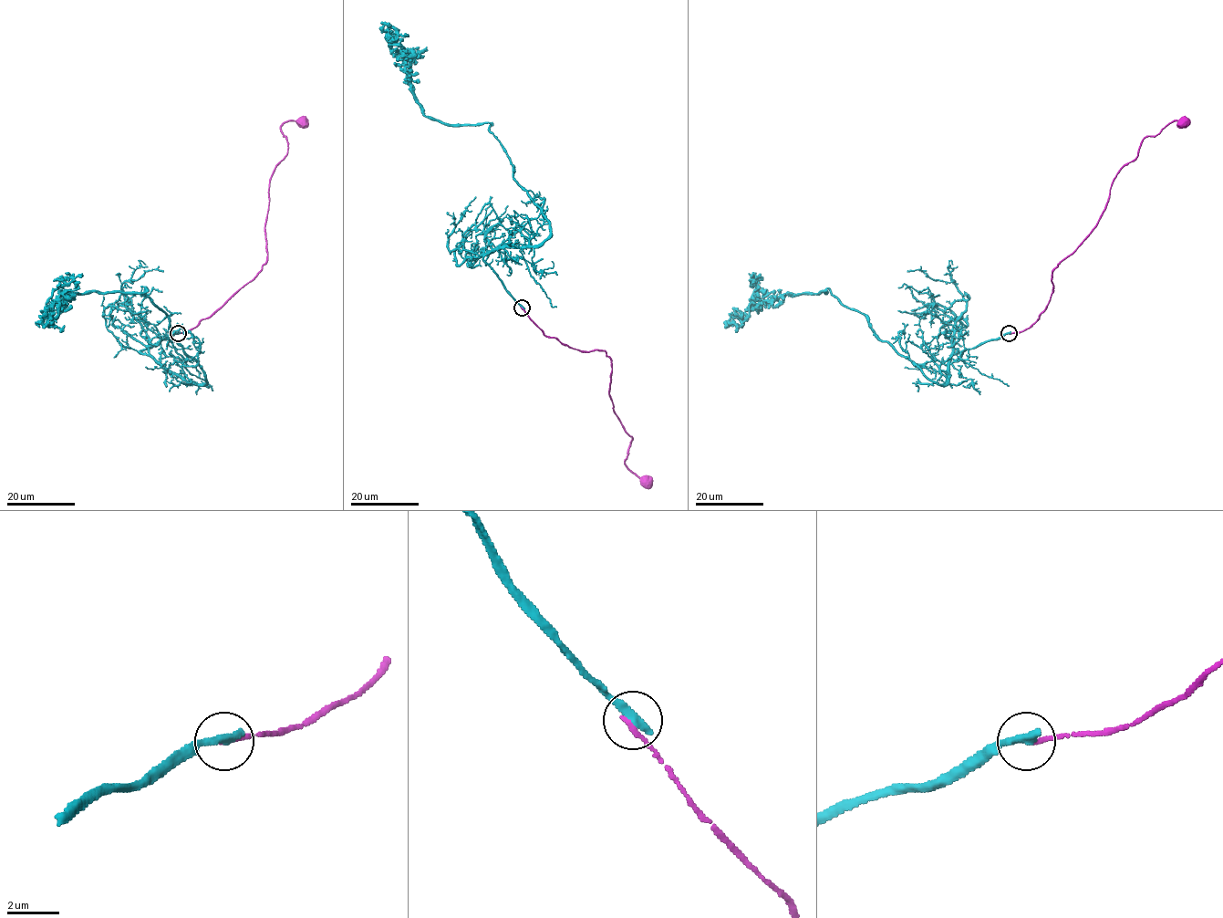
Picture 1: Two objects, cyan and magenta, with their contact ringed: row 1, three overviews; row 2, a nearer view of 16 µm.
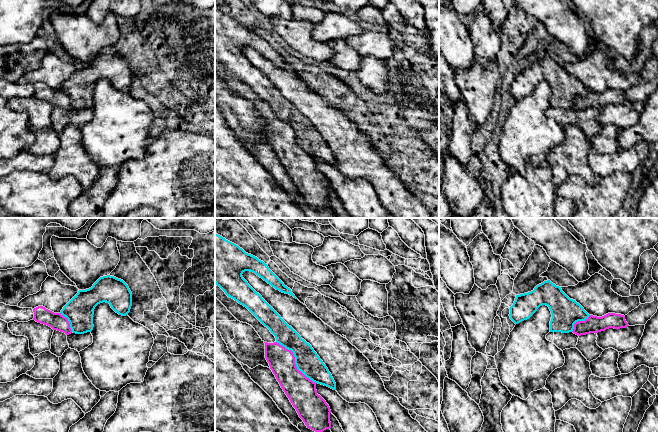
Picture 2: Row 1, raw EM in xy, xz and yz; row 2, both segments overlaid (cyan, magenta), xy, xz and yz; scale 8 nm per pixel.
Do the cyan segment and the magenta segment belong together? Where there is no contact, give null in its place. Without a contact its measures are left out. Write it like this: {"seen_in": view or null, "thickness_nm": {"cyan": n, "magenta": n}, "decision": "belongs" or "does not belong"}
{"seen_in": "xz", "thickness_nm": {"cyan": 200, "magenta": 240}, "decision": "does not belong"}

